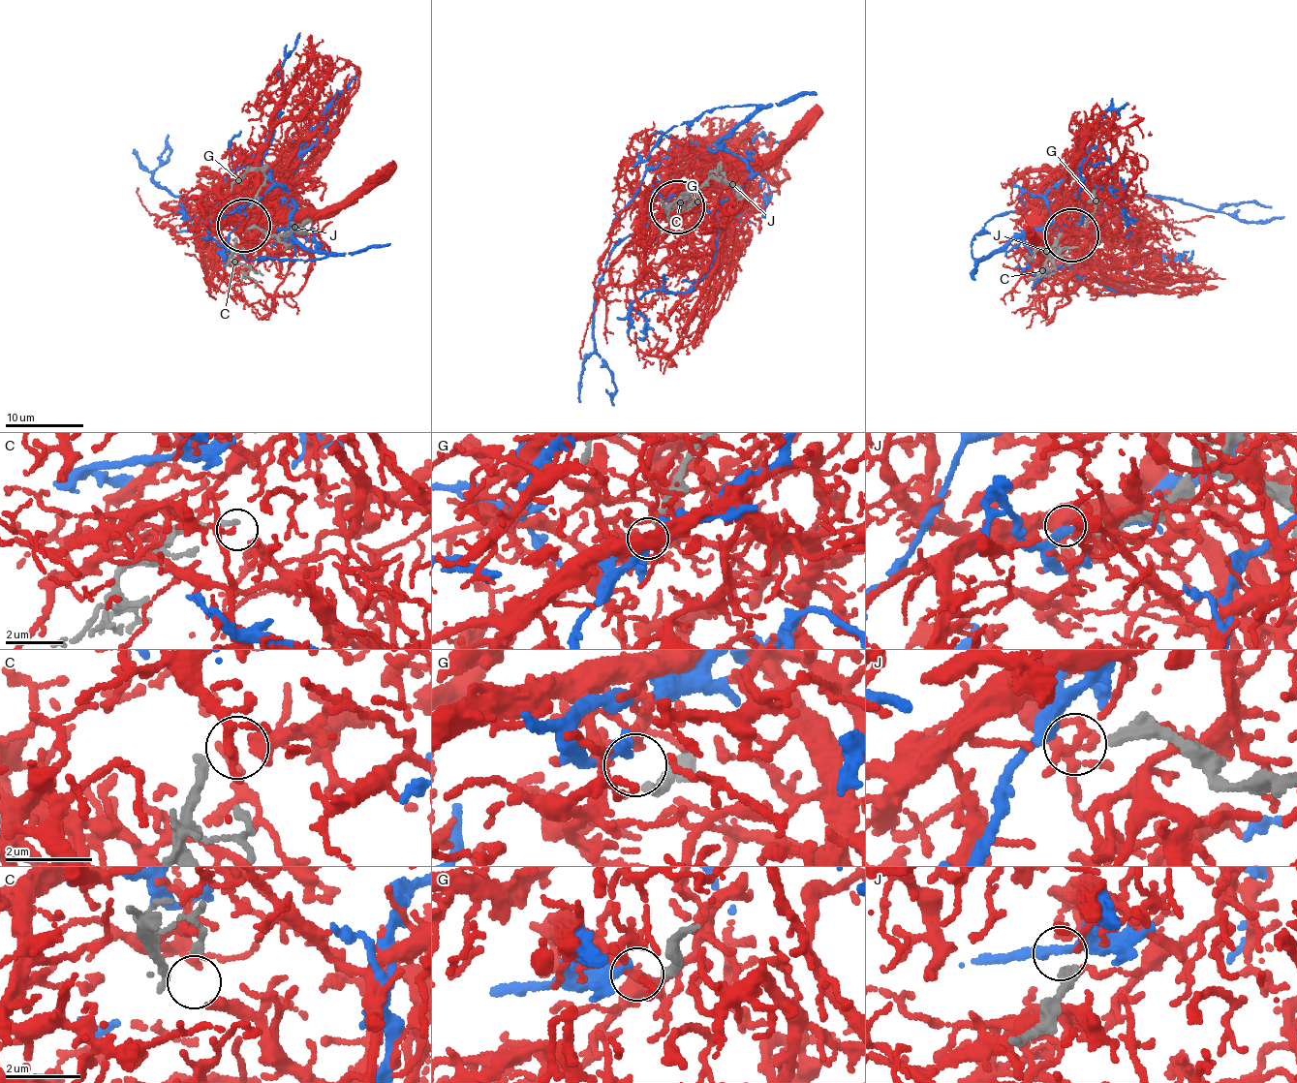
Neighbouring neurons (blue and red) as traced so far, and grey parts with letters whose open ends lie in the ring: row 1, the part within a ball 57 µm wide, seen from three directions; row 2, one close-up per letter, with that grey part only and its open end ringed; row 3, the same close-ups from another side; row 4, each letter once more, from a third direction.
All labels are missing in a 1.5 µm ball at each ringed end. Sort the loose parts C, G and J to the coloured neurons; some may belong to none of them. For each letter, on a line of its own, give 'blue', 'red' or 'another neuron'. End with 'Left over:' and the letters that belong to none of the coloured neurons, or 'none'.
C: red
G: blue
J: another neuron
Left over: J

